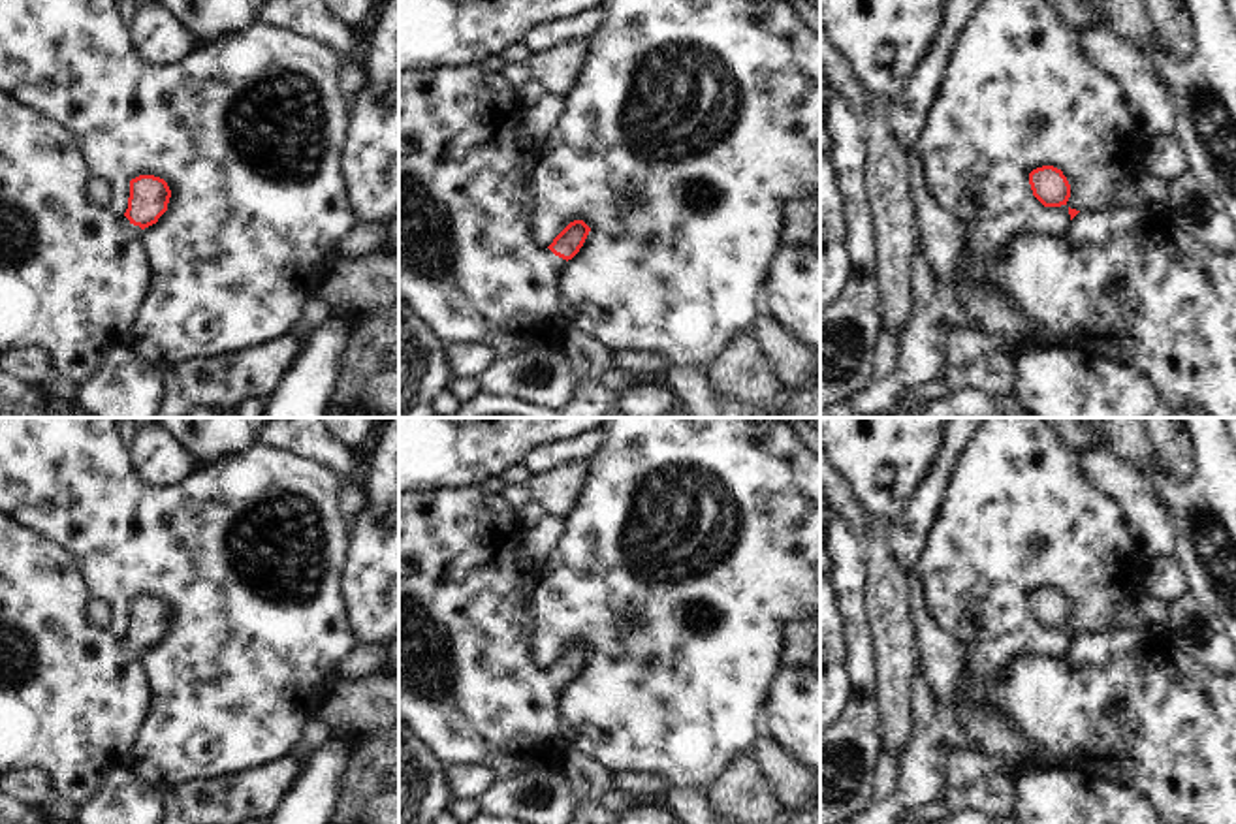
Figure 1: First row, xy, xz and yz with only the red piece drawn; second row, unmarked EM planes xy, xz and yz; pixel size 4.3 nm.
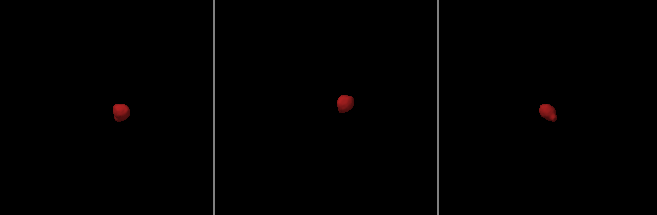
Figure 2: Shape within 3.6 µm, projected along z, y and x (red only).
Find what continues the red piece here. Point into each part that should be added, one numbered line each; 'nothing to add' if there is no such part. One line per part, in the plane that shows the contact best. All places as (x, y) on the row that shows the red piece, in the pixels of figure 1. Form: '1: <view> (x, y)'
1: xy (72, 275)

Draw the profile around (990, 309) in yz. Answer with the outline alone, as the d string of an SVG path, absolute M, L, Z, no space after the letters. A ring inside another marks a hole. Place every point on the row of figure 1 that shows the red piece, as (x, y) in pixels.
M959 278L952 286L952 293L959 309L967 314L967 320L980 331L997 337L1008 348L1010 356L1031 348L1048 348L1038 341L1040 327L1016 309L1001 286L990 282L980 288Z

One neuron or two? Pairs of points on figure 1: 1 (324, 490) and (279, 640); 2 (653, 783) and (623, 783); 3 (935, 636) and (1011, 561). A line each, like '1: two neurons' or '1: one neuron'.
1: one neuron
2: one neuron
3: two neurons

